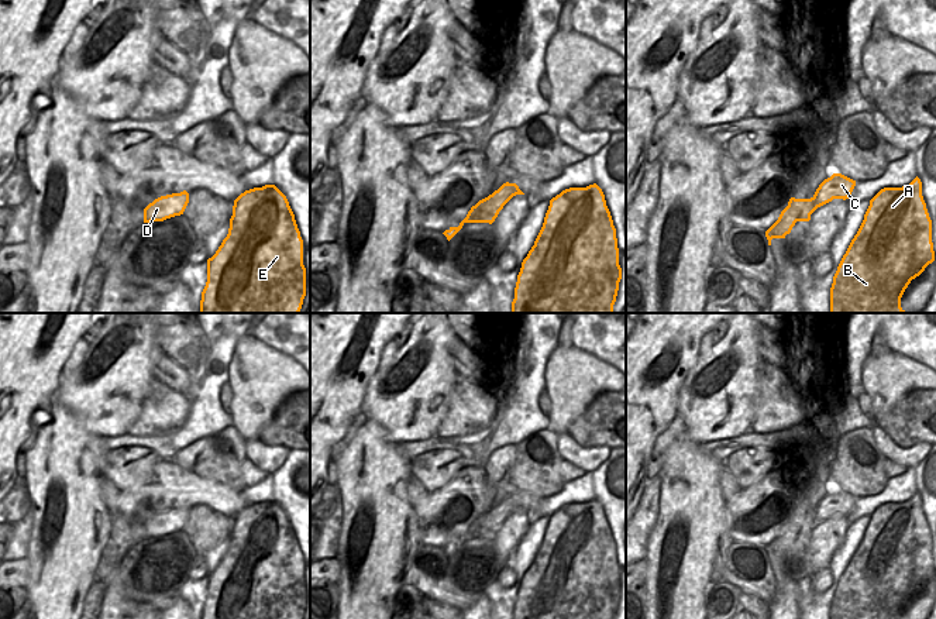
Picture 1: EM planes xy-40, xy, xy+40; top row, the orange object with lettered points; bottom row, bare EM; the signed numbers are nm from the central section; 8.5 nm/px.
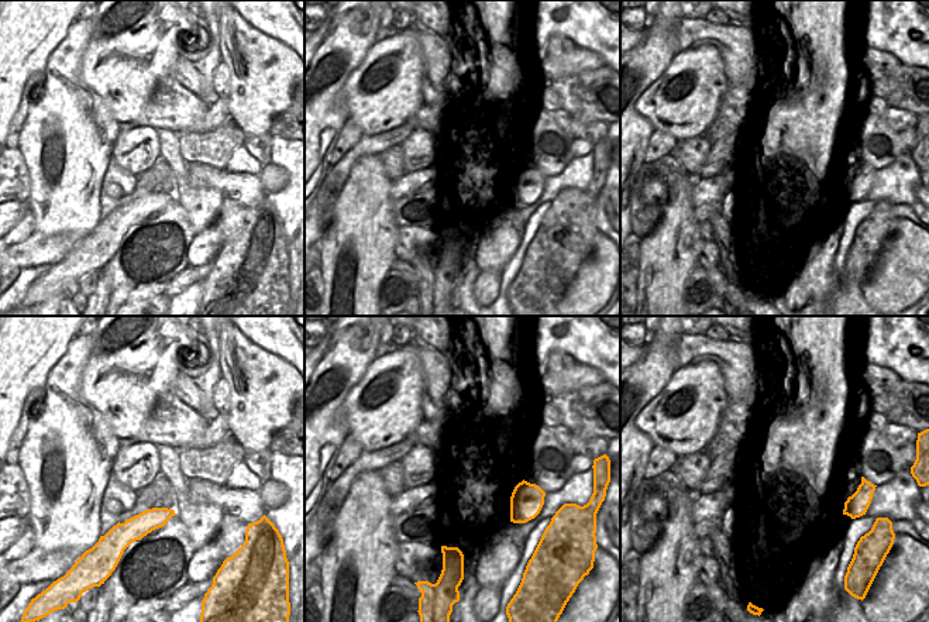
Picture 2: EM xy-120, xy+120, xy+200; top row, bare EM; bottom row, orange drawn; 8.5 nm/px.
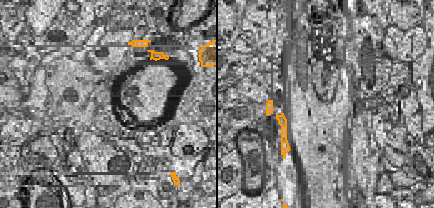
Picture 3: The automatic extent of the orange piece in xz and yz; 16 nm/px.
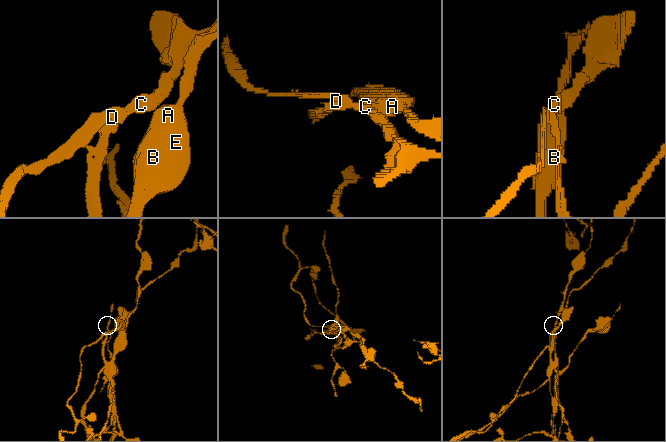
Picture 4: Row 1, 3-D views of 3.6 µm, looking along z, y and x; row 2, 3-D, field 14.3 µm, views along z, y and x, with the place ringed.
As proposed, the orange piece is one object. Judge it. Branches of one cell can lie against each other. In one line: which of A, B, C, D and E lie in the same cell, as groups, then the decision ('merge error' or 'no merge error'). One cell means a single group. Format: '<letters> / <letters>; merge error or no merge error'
A B E / C D; merge error

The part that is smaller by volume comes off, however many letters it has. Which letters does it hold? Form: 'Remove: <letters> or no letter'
Remove: C, D

